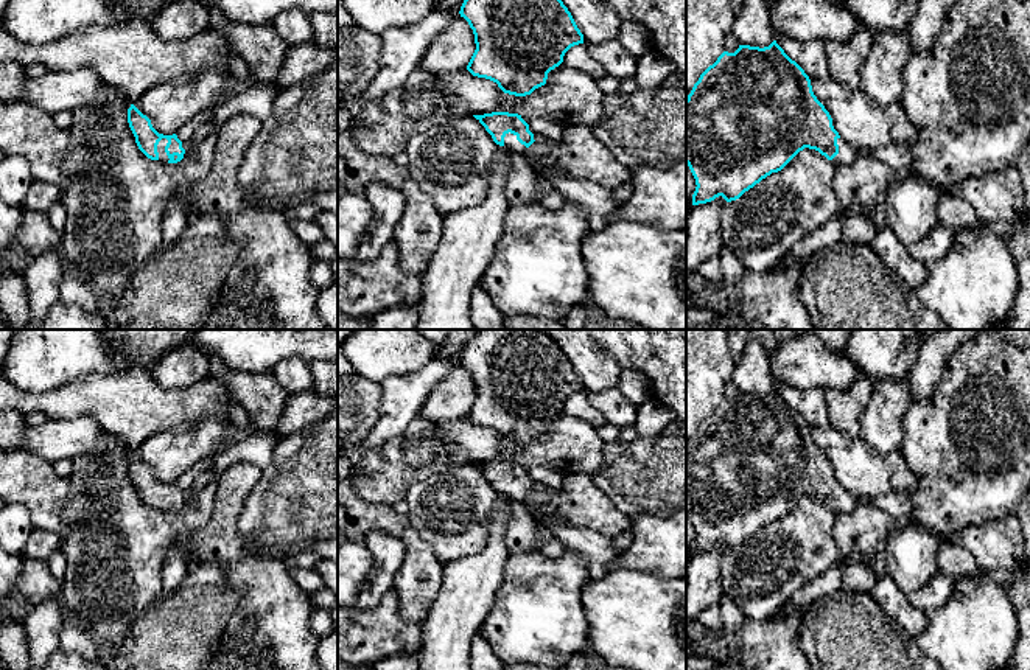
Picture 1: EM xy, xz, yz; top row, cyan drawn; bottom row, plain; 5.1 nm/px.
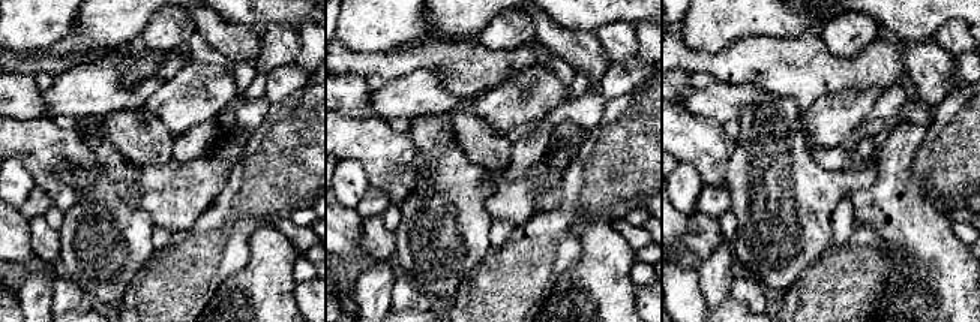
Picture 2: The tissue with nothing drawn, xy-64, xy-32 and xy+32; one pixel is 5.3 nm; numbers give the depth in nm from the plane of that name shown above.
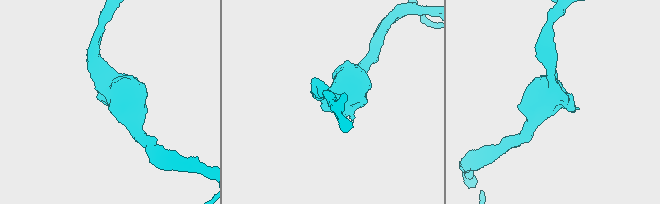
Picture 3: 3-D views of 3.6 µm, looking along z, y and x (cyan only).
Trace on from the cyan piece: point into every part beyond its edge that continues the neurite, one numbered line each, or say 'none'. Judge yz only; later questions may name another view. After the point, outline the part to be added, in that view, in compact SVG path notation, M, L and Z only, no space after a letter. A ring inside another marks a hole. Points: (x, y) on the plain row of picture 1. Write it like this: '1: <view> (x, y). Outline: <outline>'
1: yz (847, 502). Outline: M842 485L837 487L837 493L839 502L831 508L834 513L853 511L857 507L859 501L851 493L848 493Z

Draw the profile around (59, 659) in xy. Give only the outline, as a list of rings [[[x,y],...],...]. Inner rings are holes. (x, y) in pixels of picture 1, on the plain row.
[[[58,648],[47,661],[44,670],[106,670],[100,659],[84,659]]]

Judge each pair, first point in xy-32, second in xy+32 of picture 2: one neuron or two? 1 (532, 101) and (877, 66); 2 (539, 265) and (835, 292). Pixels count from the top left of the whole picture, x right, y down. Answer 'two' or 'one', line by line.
1: two
2: one

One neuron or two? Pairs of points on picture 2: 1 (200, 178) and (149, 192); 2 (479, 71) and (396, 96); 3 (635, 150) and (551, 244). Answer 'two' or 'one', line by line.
1: one
2: two
3: one

